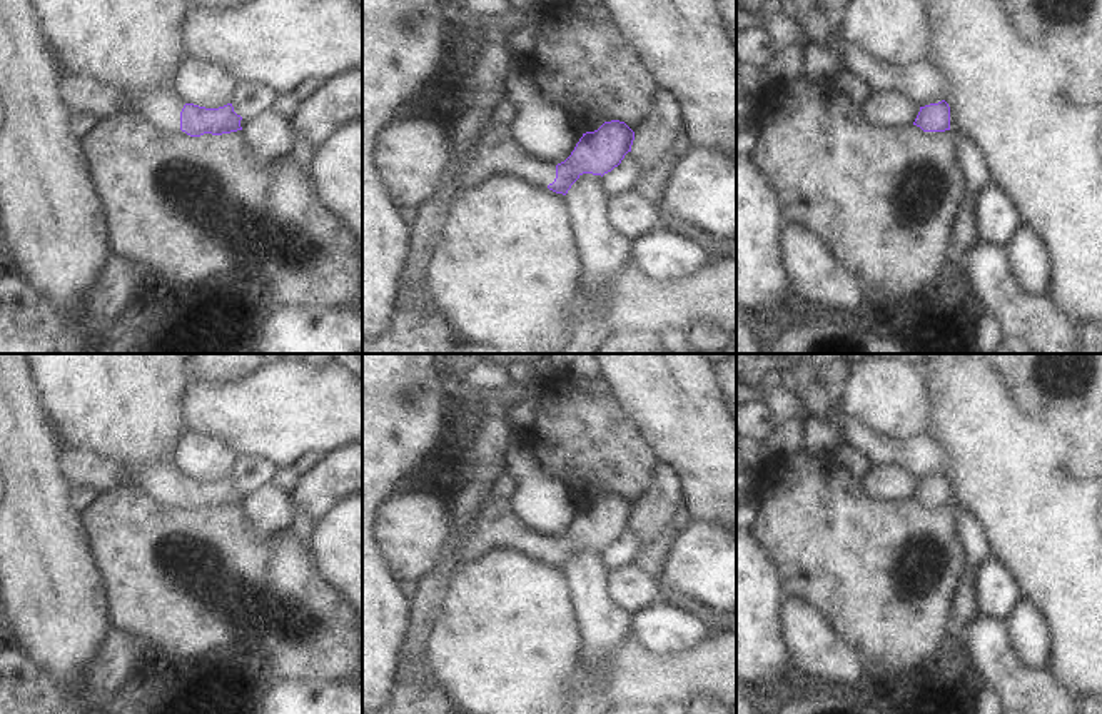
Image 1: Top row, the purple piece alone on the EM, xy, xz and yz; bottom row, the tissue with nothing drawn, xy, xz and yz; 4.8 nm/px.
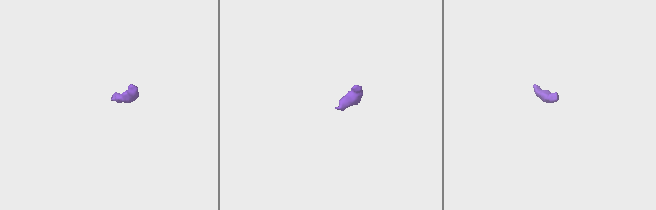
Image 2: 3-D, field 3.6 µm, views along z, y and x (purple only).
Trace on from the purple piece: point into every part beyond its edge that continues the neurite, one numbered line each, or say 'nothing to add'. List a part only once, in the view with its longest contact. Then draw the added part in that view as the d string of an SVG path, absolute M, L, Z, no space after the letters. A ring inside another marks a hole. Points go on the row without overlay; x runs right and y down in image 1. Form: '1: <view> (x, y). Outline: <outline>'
1: xy (102, 472). Outline: M95 450L63 452L63 467L75 484L88 484L100 494L119 487L142 487L165 504L180 502L182 469L174 462L125 465Z

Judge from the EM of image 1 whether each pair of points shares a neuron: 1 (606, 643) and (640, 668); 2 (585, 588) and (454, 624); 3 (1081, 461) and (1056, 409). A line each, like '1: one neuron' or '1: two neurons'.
1: two neurons
2: two neurons
3: one neuron

